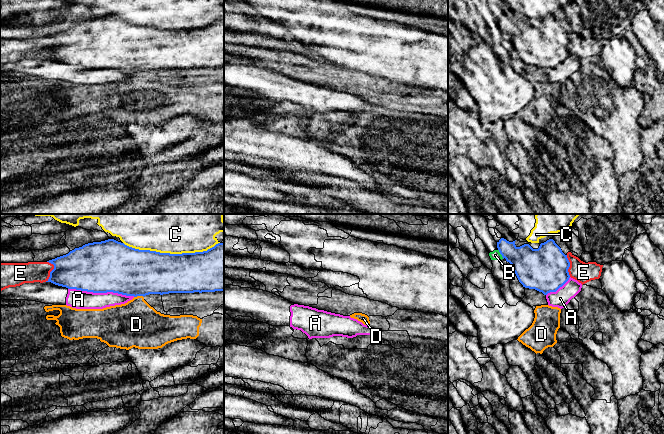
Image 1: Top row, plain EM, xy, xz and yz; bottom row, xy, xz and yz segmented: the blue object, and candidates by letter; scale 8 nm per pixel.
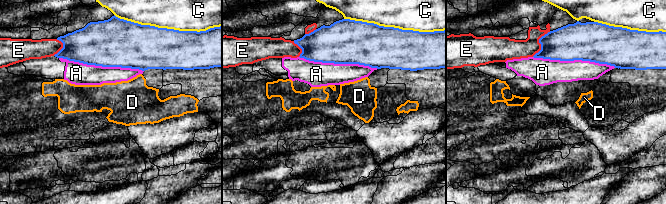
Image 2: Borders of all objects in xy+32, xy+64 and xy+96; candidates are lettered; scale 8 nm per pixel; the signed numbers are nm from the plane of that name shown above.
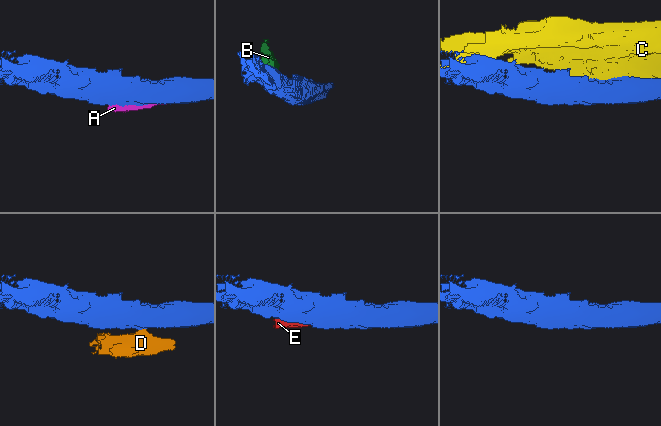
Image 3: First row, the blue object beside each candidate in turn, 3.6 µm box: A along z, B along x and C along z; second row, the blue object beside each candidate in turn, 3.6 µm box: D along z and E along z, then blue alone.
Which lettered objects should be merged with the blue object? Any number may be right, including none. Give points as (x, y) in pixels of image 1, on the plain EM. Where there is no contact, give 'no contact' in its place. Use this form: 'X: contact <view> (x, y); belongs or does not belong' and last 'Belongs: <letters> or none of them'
A: contact xy (101, 68); does not belong
B: contact yz (500, 29); does not belong
C: contact xy (171, 30); does not belong
D: contact xy (138, 71); does not belong
E: contact xy (51, 47); does not belong
Belongs: none of them

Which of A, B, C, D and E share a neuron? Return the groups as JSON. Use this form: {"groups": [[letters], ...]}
{"groups": [["A"], ["B"], ["C"], ["D"], ["E"]]}

